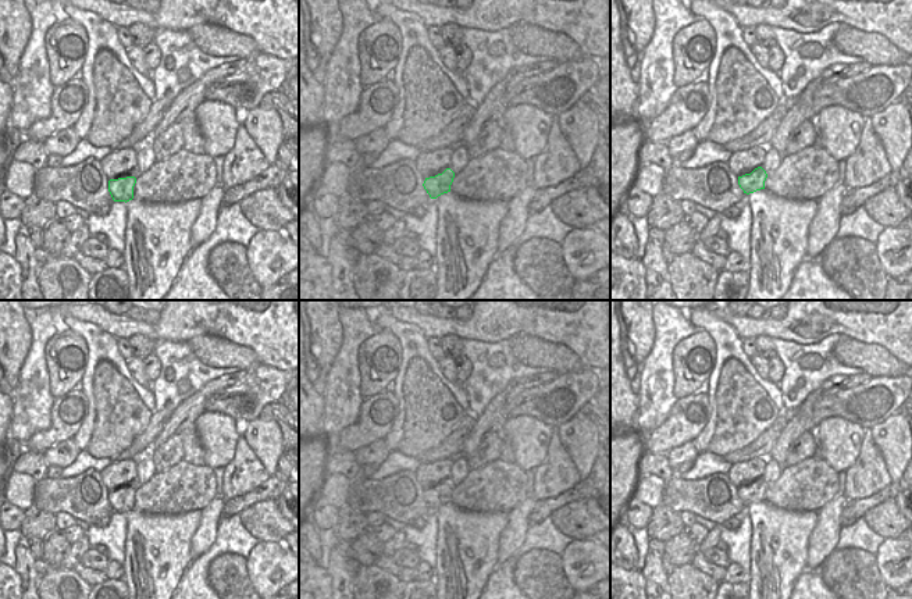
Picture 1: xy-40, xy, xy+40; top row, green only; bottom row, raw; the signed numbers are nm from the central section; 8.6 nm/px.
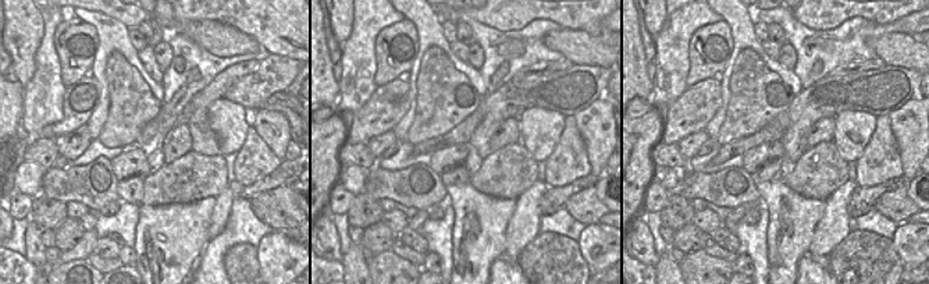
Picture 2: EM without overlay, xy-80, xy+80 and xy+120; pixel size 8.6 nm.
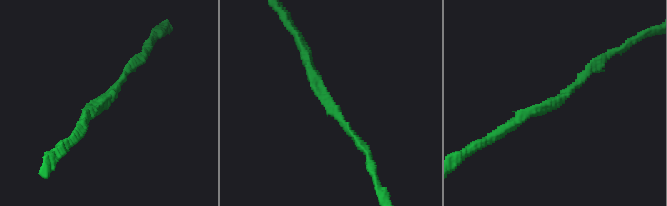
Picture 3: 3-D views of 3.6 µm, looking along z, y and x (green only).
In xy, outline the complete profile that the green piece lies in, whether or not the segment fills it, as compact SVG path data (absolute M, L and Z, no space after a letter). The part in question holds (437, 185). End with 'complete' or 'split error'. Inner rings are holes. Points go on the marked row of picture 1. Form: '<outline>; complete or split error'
M446 168L442 174L425 178L423 186L431 199L437 199L441 195L450 192L453 178L455 172L450 168Z; complete

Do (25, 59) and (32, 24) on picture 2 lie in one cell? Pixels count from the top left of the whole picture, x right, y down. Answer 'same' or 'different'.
same

